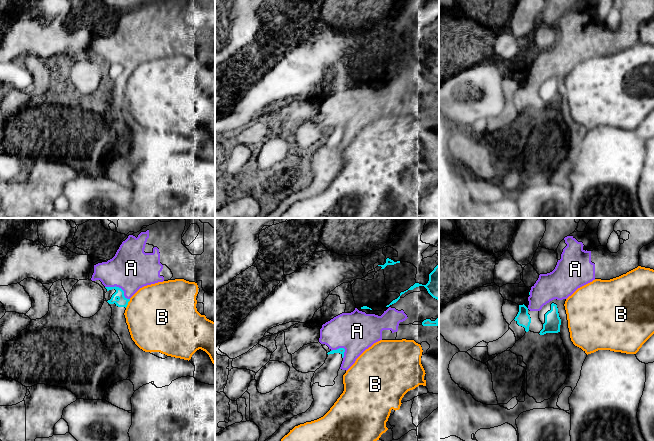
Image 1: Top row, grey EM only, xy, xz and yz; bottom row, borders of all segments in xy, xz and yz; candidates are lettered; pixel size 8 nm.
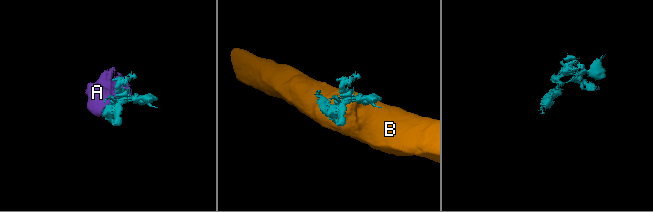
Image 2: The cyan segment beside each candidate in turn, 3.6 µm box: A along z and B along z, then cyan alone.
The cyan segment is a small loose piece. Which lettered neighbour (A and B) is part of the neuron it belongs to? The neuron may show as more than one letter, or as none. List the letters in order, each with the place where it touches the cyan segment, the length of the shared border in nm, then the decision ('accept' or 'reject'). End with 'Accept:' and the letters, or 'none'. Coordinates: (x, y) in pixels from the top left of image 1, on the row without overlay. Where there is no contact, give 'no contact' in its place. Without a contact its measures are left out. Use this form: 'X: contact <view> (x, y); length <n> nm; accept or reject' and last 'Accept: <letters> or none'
A: contact xy (118, 63); length 220 nm; accept
B: contact xy (127, 79); length 80 nm; reject
Accept: A

